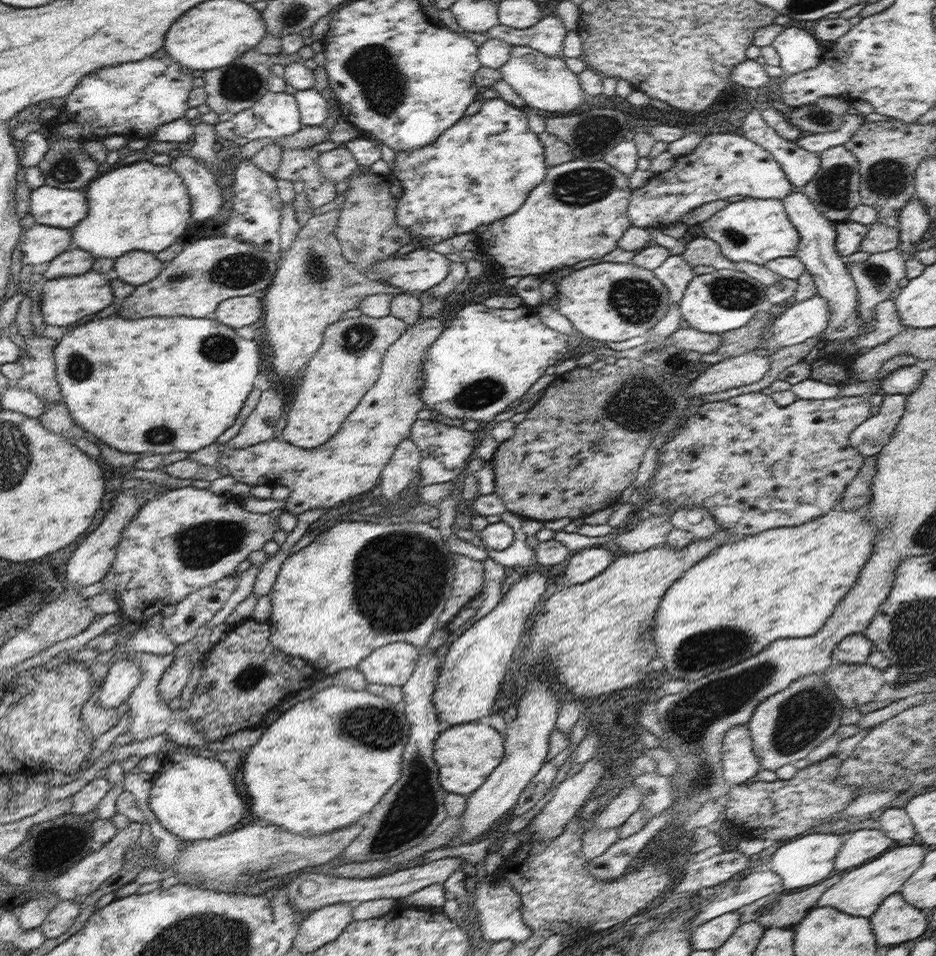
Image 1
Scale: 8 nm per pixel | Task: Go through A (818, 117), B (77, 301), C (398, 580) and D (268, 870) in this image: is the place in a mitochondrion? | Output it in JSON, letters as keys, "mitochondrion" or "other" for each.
{"A":"mitochondrion","B":"other","C":"mitochondrion","D":"mitochondrion"}

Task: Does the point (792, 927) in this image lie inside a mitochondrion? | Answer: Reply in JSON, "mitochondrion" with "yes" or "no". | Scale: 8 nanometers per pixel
{"mitochondrion":"no"}

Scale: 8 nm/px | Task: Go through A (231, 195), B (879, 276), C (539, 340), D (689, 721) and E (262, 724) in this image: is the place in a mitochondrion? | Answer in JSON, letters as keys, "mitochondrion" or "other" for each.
{"A":"other","B":"mitochondrion","C":"other","D":"mitochondrion","E":"other"}

